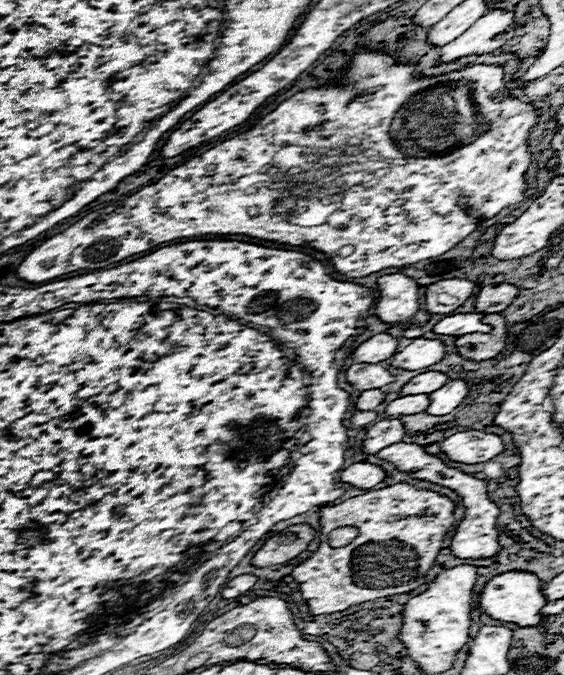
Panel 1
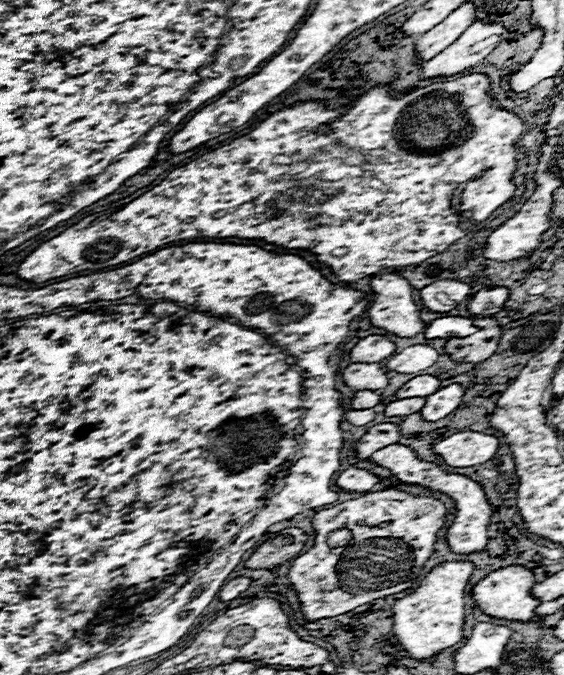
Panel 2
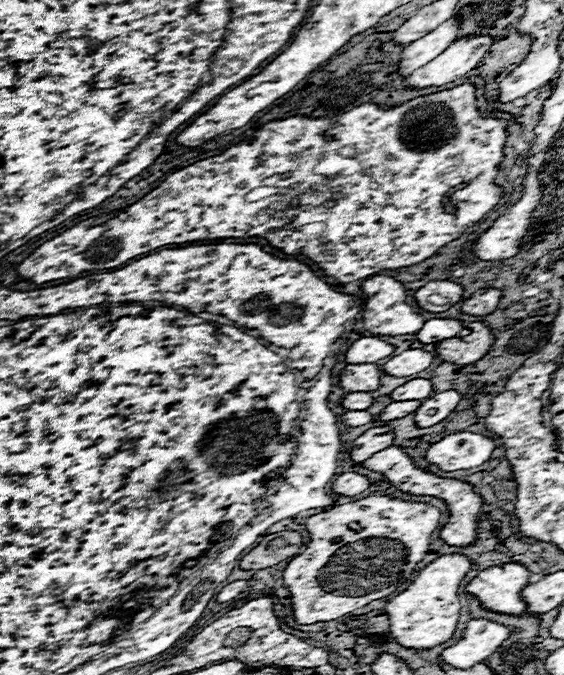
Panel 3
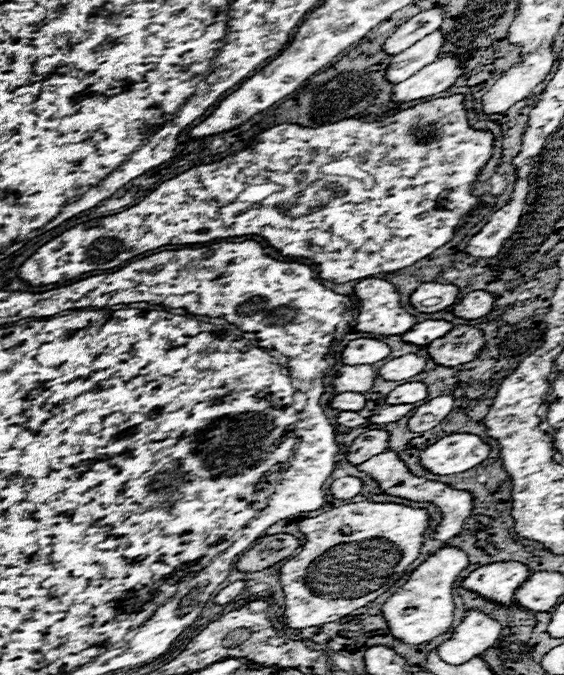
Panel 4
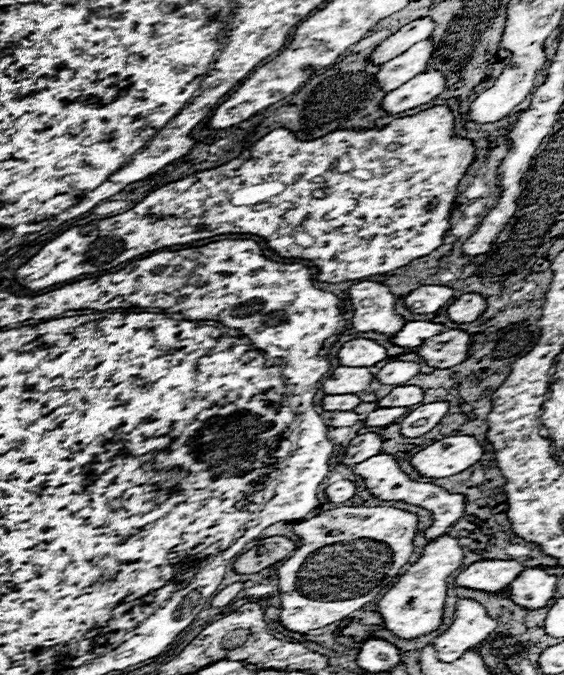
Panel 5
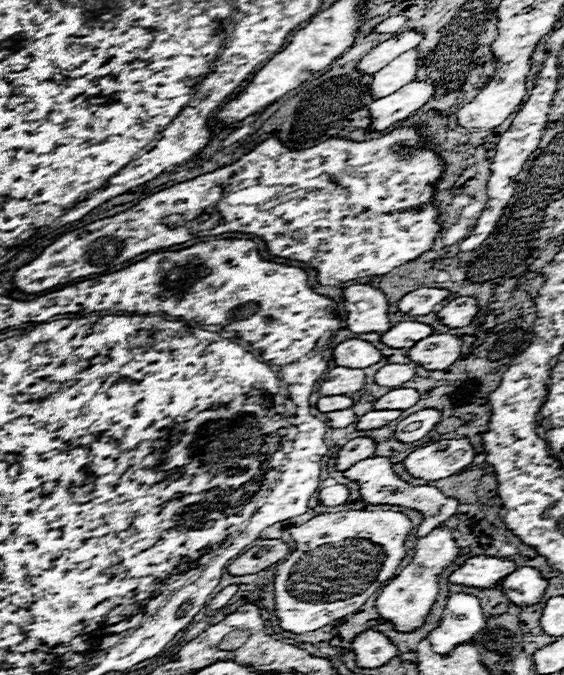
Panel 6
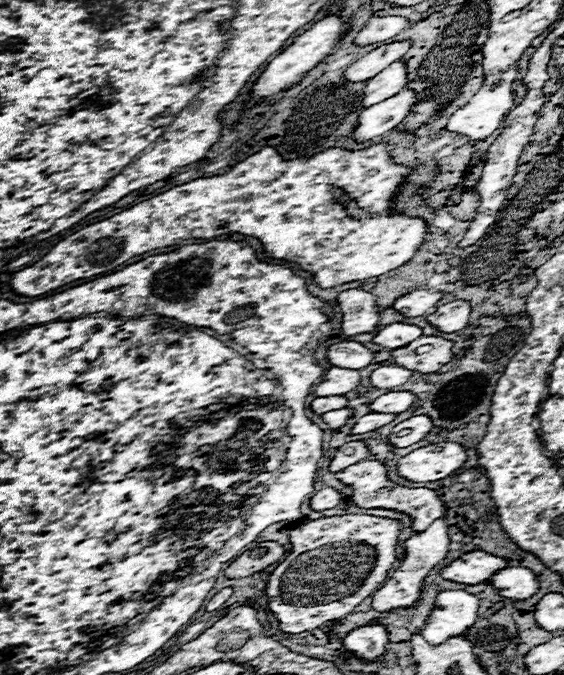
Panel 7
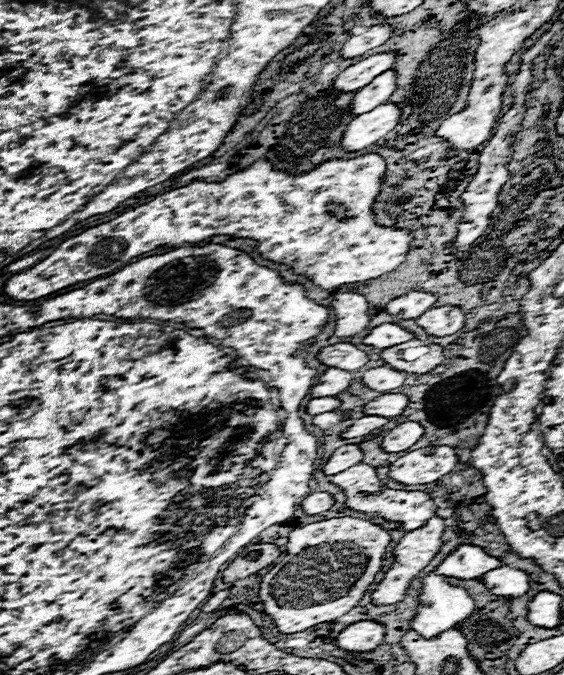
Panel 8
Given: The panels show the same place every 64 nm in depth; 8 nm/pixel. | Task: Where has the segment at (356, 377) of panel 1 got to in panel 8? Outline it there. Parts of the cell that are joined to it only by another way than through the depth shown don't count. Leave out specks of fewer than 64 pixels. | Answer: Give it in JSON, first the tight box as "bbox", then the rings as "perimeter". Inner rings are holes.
{"bbox":[310,368,354,398],"perimeter":[[[328,368],[312,386],[310,394],[312,398],[322,398],[322,396],[338,396],[350,388],[354,382],[354,374],[340,370],[340,368]]]}

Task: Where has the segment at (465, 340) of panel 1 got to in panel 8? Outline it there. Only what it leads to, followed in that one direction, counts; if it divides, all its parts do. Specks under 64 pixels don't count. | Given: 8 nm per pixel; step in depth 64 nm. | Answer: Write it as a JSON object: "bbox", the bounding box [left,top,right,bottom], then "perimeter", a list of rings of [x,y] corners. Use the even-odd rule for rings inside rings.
{"bbox":[380,338,444,374],"perimeter":[[[418,338],[380,350],[386,366],[412,372],[412,374],[426,374],[440,366],[440,360],[444,360],[444,348],[432,342],[422,342]]]}

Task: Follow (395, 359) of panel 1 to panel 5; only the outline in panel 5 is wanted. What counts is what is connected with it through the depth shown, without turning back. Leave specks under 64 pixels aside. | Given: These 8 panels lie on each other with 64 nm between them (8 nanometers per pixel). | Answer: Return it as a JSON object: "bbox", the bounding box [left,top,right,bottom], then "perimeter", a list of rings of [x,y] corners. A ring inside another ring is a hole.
{"bbox":[376,360,420,386],"perimeter":[[[394,360],[394,362],[388,362],[388,364],[376,374],[376,378],[378,378],[382,384],[400,386],[400,384],[408,382],[412,376],[416,376],[418,372],[420,372],[420,364],[418,364],[418,362]]]}

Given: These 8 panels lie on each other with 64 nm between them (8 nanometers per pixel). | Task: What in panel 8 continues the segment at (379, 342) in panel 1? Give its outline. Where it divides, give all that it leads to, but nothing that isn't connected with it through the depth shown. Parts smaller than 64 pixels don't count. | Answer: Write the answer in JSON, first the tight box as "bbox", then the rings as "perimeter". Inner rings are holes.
{"bbox":[318,342,370,370],"perimeter":[[[340,342],[340,344],[332,344],[322,348],[318,360],[326,366],[334,366],[334,368],[344,368],[344,370],[360,370],[362,366],[366,366],[370,362],[368,354],[360,348],[356,348],[354,344],[348,342]]]}

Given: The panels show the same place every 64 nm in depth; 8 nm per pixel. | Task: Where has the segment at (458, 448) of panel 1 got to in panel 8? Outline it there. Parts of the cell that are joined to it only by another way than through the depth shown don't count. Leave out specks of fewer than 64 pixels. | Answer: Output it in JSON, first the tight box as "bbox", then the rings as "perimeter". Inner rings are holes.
{"bbox":[390,446,458,484],"perimeter":[[[426,446],[398,458],[390,466],[390,478],[402,484],[430,484],[452,472],[458,462],[452,446]]]}

